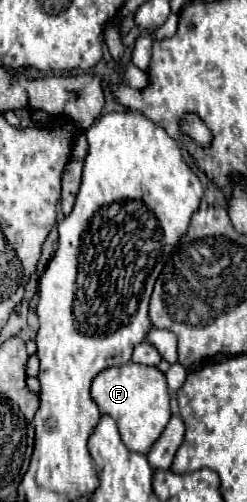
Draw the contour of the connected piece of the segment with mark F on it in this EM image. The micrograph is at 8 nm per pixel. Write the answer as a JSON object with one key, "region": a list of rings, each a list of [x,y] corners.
{"region":[[[126,363],[122,367],[108,367],[98,373],[92,381],[90,389],[92,399],[96,401],[102,415],[110,415],[120,431],[124,445],[136,453],[148,453],[154,441],[162,435],[166,423],[170,421],[170,395],[164,373],[156,367]]]}

